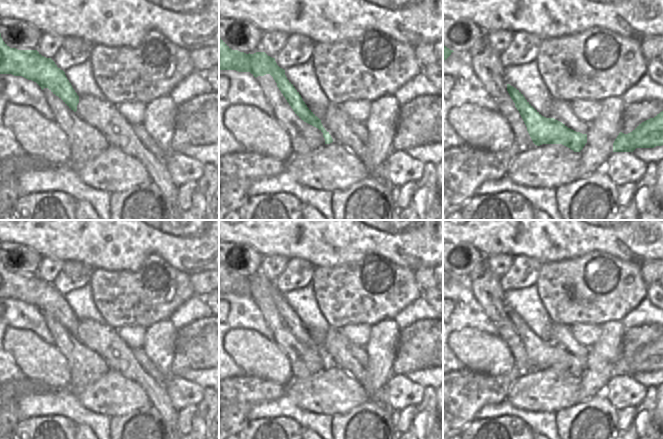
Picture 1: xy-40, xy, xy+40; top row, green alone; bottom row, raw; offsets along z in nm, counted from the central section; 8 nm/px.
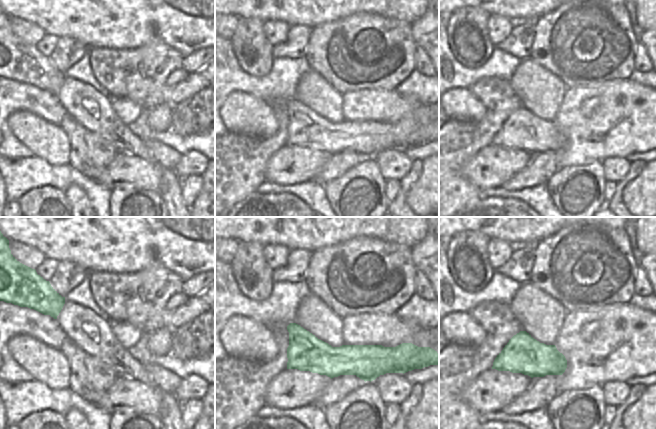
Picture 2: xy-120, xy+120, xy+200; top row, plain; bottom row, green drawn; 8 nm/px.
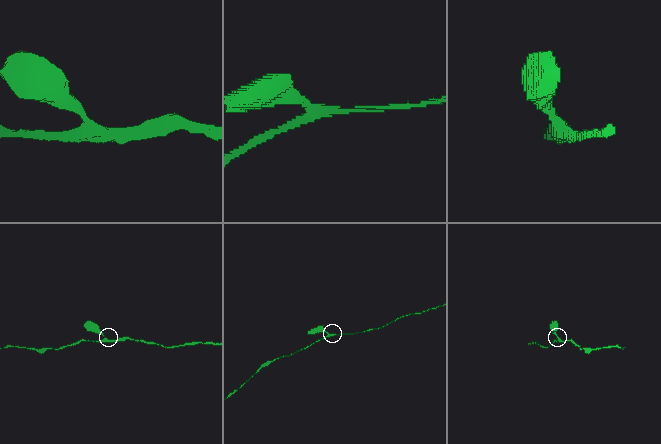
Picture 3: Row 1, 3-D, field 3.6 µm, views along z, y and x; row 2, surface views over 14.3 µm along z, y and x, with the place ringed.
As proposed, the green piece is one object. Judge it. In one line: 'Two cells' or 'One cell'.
One cell.

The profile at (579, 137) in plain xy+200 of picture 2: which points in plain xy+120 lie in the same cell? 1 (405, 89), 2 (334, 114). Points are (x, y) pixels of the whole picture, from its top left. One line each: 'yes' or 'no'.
1: no
2: no

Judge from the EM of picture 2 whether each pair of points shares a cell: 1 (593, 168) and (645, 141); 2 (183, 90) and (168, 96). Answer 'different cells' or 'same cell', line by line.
1: different cells
2: same cell

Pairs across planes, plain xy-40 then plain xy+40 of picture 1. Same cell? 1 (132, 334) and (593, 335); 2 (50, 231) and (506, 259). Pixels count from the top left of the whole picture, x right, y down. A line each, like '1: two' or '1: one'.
1: one
2: two

